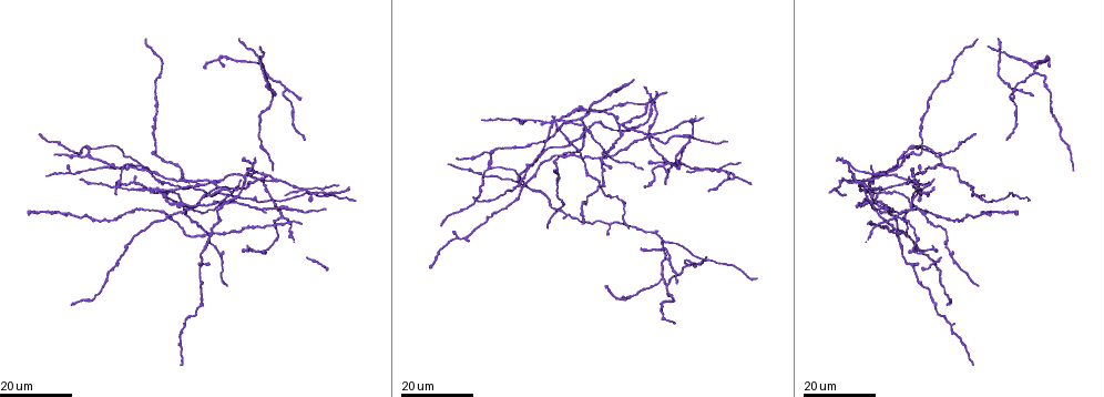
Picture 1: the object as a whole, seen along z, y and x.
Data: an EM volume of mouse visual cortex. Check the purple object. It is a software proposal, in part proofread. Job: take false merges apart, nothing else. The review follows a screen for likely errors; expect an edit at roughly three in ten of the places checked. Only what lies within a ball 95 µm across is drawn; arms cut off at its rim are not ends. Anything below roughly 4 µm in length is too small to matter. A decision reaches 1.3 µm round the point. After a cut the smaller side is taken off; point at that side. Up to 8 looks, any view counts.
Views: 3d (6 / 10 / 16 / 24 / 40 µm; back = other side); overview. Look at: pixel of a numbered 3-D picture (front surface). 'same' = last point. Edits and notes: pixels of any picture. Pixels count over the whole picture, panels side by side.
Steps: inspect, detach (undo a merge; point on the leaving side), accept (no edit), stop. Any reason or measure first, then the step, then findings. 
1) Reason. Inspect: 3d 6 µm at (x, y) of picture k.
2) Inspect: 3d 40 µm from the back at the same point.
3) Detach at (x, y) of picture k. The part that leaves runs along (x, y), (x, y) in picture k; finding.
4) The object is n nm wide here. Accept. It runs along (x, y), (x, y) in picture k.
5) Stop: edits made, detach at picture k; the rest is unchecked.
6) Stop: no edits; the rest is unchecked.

Three-way junction. Inspect: 3d 24 µm at (488, 151) of picture 1.

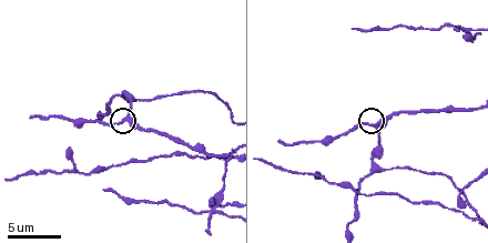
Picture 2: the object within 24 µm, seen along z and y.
Inspect: 3d 10 µm at (376, 124) of picture 2.

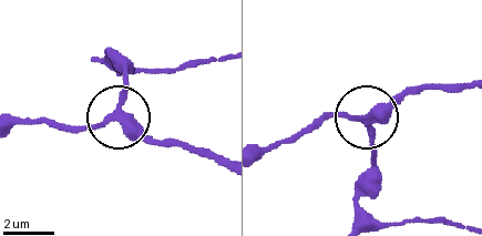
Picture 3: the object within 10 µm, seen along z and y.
3 arms meet here. Accept. Continuous, no second neuron.

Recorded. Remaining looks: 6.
A fork. Inspect: 3d 16 µm at (551, 125) of picture 1.

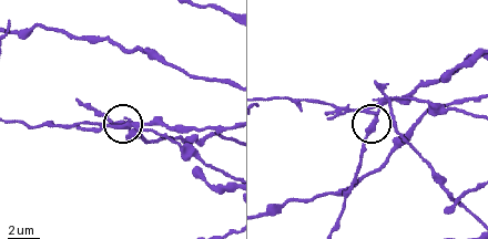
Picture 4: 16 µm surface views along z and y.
Inspect: 3d 6 µm at (373, 120) of picture 4.

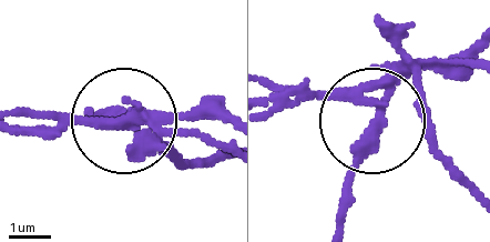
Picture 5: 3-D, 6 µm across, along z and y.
Detach at (202, 139) of picture 5. The part that leaves runs along (394, 74), (410, 86), (436, 149), (478, 202) in picture 5; two neurons meet here.

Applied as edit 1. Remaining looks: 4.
Arms part here. Inspect: 3d 16 µm at (615, 147) of picture 1.

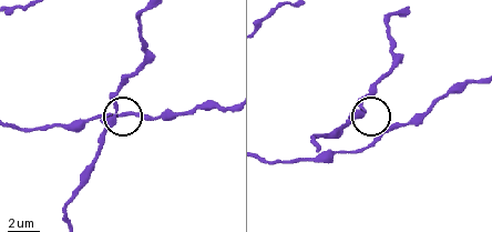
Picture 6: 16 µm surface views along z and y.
Closer look. Inspect: 3d 6 µm at (114, 107) of picture 6.

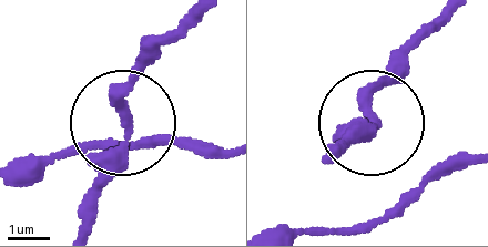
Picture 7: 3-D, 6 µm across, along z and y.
The object is 200 nm wide here. Accept. All the same neuron.

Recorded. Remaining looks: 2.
Three arms meet. Inspect: 3d 16 µm at (221, 201) of picture 1.

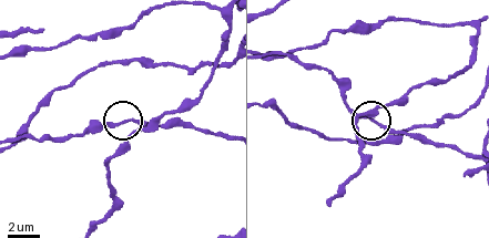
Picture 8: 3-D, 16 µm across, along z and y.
Inspect: 3d 6 µm at (121, 121) of picture 8.

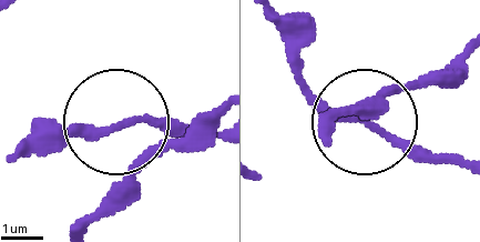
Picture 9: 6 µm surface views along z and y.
The side arm is 20 µm long. Accept. All the same neuron.

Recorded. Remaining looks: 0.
Stop: edits made, detach at picture 5; the rest is unchecked.

